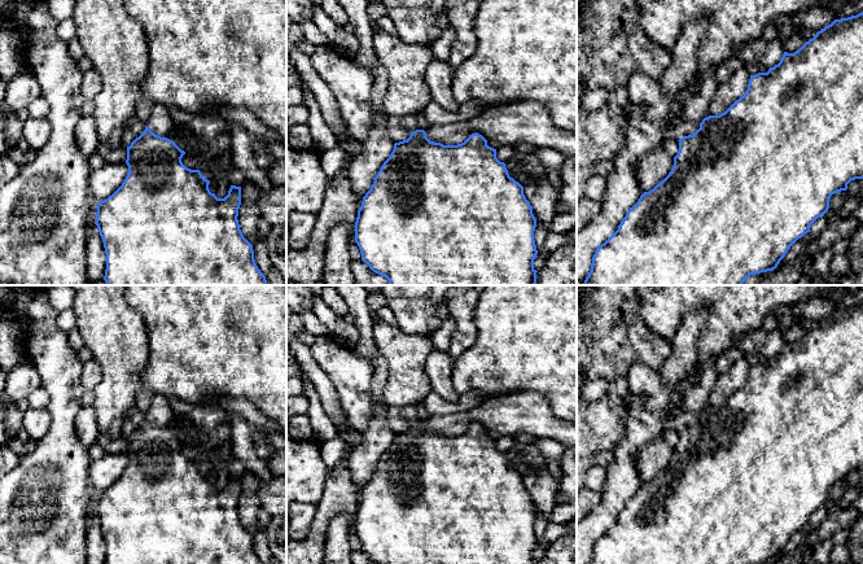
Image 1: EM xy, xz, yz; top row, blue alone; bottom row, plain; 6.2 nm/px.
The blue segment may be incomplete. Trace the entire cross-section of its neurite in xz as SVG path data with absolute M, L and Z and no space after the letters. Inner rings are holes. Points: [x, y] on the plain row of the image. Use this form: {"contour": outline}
{"contour": "M416 420L411 423L407 430L394 434L391 445L363 488L354 521L362 551L376 564L536 564L538 561L534 560L534 550L538 545L534 530L535 517L536 510L524 485L524 477L509 467L505 454L496 449L496 440L489 437L482 425L476 423L461 434L443 436L430 432L424 420Z"}

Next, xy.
{"contour": "M155 394L145 412L144 423L127 437L128 464L122 476L106 490L97 494L96 516L104 533L106 545L105 564L262 564L258 559L253 535L244 528L238 515L238 499L241 495L241 477L231 476L224 489L218 489L209 480L210 471L205 469L200 460L190 460L181 452L185 445L167 425L175 420L175 415L166 397Z"}

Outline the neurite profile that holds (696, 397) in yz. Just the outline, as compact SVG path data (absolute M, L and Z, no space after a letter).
M714 355L701 364L700 380L684 394L684 410L701 412L706 407L718 377L717 358L718 355Z

